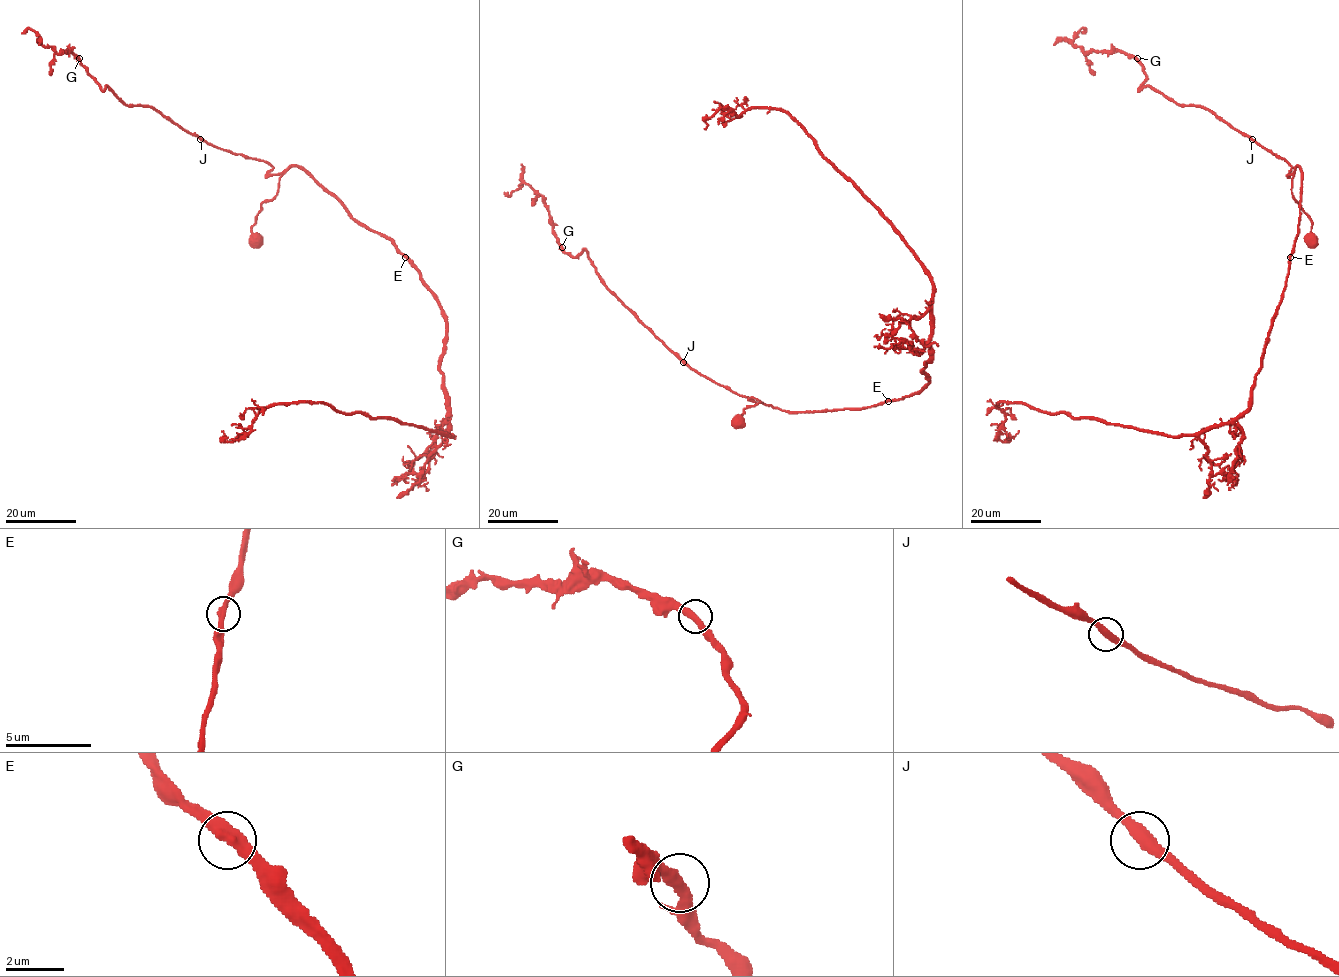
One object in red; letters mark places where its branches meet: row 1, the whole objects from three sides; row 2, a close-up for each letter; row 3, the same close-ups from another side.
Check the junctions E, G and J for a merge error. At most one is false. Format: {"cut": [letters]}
{"cut": []}

